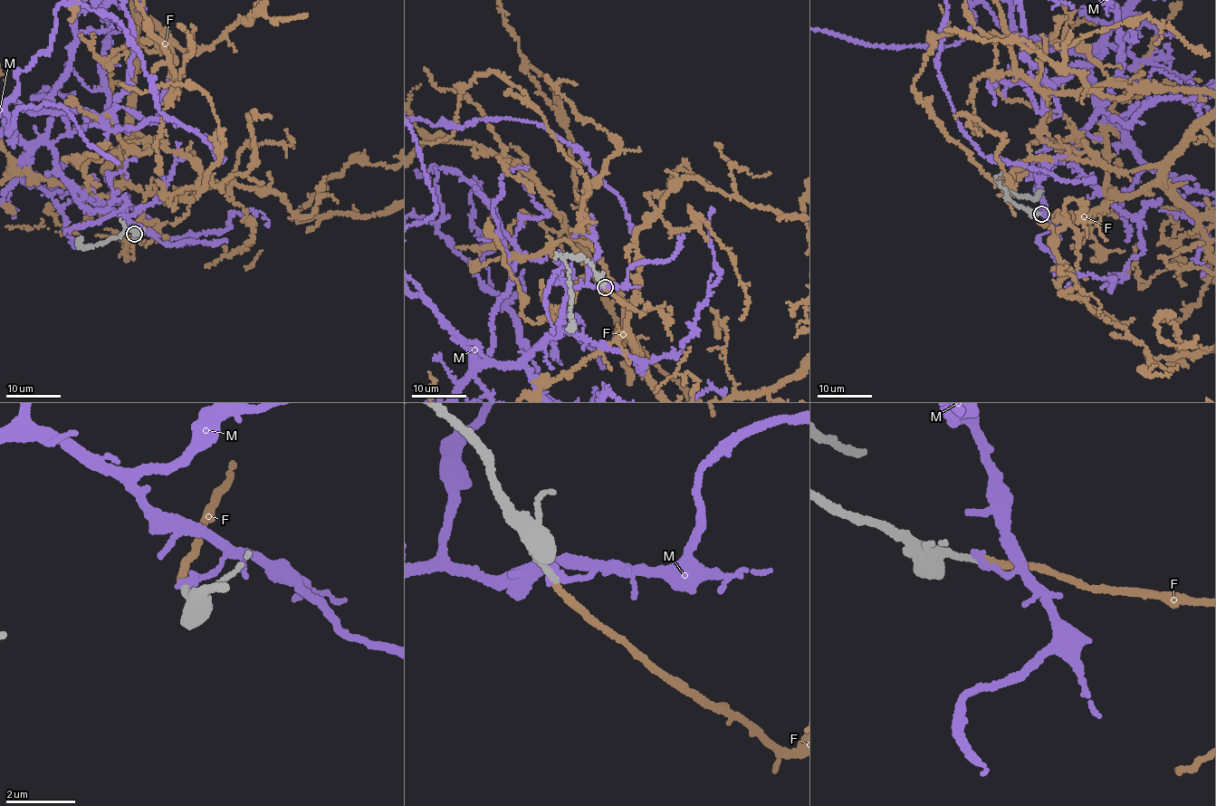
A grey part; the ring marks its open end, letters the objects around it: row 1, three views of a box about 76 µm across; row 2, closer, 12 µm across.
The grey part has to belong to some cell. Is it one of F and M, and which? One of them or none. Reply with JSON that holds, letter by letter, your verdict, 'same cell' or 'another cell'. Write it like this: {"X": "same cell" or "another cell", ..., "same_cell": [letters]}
{"F": "same cell", "M": "another cell", "same_cell": ["F"]}

